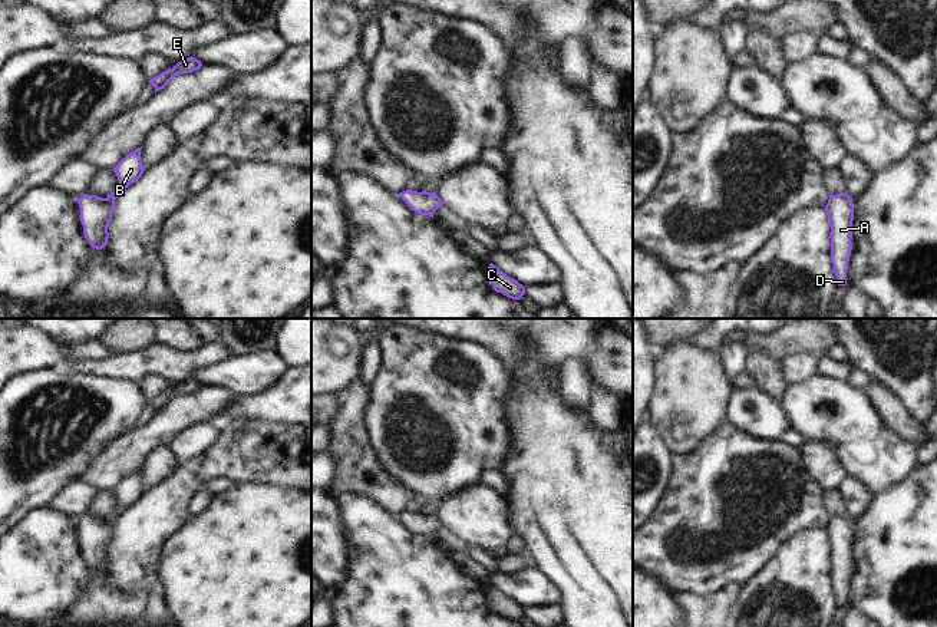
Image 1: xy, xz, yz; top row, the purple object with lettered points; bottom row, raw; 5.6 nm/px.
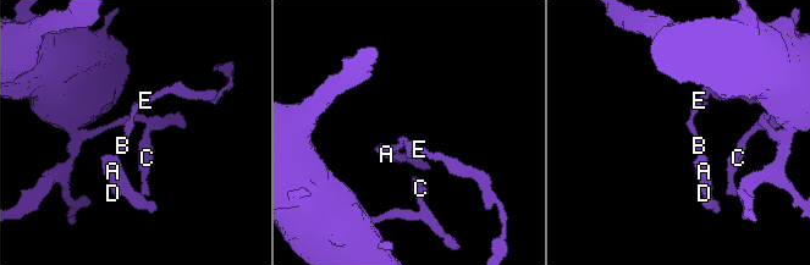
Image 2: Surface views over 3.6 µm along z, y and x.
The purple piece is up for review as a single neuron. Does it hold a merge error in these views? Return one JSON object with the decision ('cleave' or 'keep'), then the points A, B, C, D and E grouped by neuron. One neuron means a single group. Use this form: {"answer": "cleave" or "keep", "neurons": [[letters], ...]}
{"answer": "keep", "neurons": [["A", "B", "C", "D", "E"]]}

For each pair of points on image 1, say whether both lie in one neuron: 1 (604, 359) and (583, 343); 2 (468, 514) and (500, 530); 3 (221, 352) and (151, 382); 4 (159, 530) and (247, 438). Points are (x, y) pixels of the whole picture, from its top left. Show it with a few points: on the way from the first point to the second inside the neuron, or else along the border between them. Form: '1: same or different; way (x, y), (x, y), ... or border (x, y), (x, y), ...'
1: same; way (599, 353), (589, 343)
2: same; way (475, 514), (492, 528)
3: different; border (139, 380), (148, 376), (162, 376), (177, 383)
4: same; way (170, 504), (210, 464), (221, 459)

